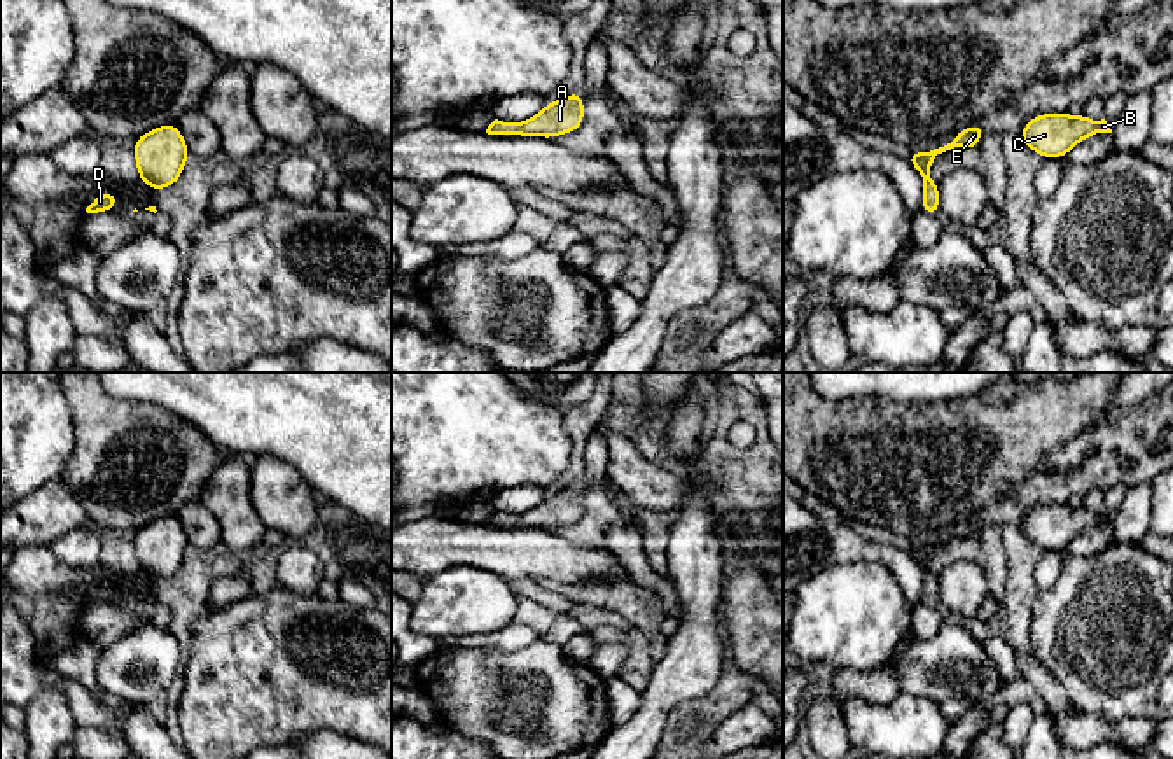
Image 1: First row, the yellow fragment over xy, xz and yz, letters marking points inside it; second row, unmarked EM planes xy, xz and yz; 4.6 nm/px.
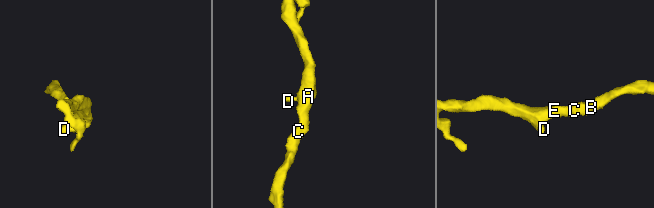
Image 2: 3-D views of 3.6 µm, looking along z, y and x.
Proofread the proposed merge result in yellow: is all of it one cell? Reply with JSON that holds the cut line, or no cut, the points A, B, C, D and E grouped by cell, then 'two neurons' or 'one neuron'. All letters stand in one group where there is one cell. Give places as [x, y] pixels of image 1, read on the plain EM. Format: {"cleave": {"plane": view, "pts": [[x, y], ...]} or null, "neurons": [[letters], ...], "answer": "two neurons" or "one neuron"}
{"cleave": null, "neurons": [["A", "B", "C", "D", "E"]], "answer": "one neuron"}

